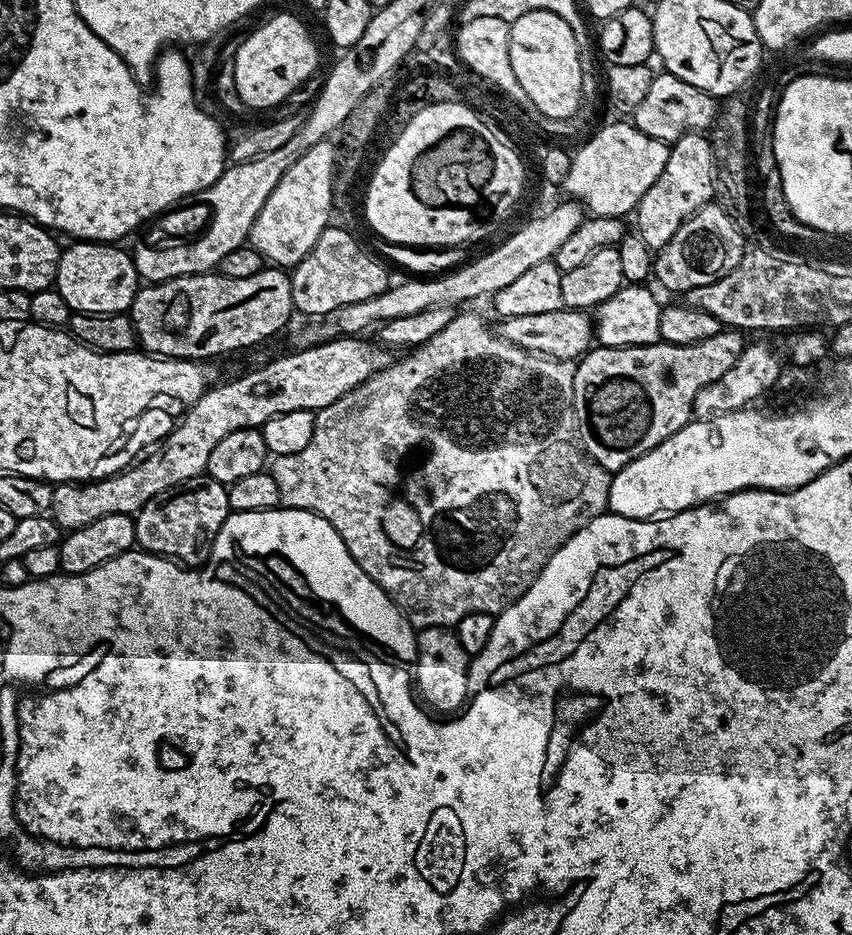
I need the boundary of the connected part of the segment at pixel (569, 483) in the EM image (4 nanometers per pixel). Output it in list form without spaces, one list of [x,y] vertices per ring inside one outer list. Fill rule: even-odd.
[[[460,310],[452,317],[442,330],[438,330],[438,334],[434,334],[434,338],[430,338],[425,344],[419,344],[416,348],[411,349],[407,354],[397,359],[395,362],[382,369],[378,374],[374,374],[366,382],[359,384],[354,390],[350,390],[350,394],[346,394],[342,398],[338,398],[334,402],[330,402],[330,406],[321,408],[316,413],[316,421],[314,422],[314,434],[310,434],[310,446],[306,446],[306,450],[298,450],[298,454],[286,454],[285,456],[275,457],[271,461],[270,471],[274,482],[278,482],[278,494],[280,495],[281,505],[285,508],[297,508],[298,510],[306,510],[313,512],[322,517],[326,522],[330,522],[330,526],[334,526],[334,530],[338,530],[338,534],[342,538],[342,542],[346,542],[346,550],[350,550],[350,554],[354,558],[354,562],[358,562],[358,566],[362,566],[362,570],[372,581],[386,593],[393,604],[404,614],[404,619],[417,629],[422,628],[447,628],[454,626],[462,617],[471,612],[491,612],[499,614],[505,608],[509,608],[516,599],[522,594],[526,594],[526,590],[534,582],[534,578],[538,578],[540,571],[546,566],[548,559],[553,556],[560,547],[568,541],[582,526],[586,526],[596,516],[605,515],[608,506],[608,495],[610,494],[610,482],[612,476],[602,466],[598,466],[598,462],[594,462],[594,466],[588,462],[588,455],[578,443],[576,435],[576,415],[574,414],[574,406],[572,405],[572,394],[574,392],[574,374],[576,373],[576,364],[571,360],[553,360],[547,356],[541,356],[535,352],[528,352],[525,348],[519,348],[510,343],[509,340],[503,338],[495,331],[488,329],[488,324],[476,312],[464,312],[468,310]]]

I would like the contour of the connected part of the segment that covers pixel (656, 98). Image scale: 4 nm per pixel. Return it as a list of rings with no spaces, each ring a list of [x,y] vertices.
[[[660,70],[653,75],[646,98],[638,102],[630,114],[630,120],[642,134],[671,146],[687,132],[707,133],[716,120],[717,111],[717,97],[698,90],[698,86],[690,86],[690,82],[682,82],[682,78],[674,74]]]

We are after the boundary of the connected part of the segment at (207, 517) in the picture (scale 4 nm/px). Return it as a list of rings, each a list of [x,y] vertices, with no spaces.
[[[207,474],[195,476],[146,502],[135,513],[136,544],[155,556],[167,556],[185,566],[200,566],[212,555],[212,543],[230,515],[228,489]]]

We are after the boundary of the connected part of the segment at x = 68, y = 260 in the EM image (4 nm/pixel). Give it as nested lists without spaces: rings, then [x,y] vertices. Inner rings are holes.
[[[95,240],[69,244],[72,245],[61,251],[54,285],[56,292],[66,298],[66,306],[70,306],[73,312],[127,313],[142,284],[131,251],[123,252],[115,243]]]

